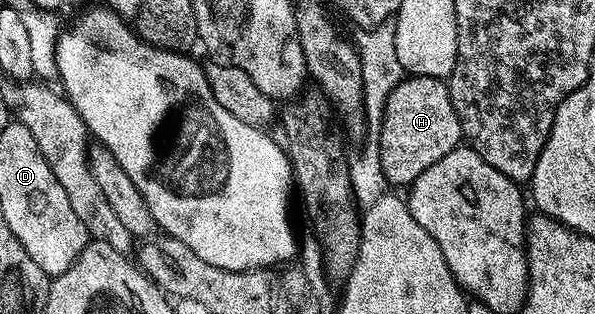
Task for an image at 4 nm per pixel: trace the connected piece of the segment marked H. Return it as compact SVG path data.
M438 76L404 78L385 102L377 135L381 170L391 186L411 185L433 162L441 162L449 150L460 147L465 140L457 110L453 110L450 87Z

